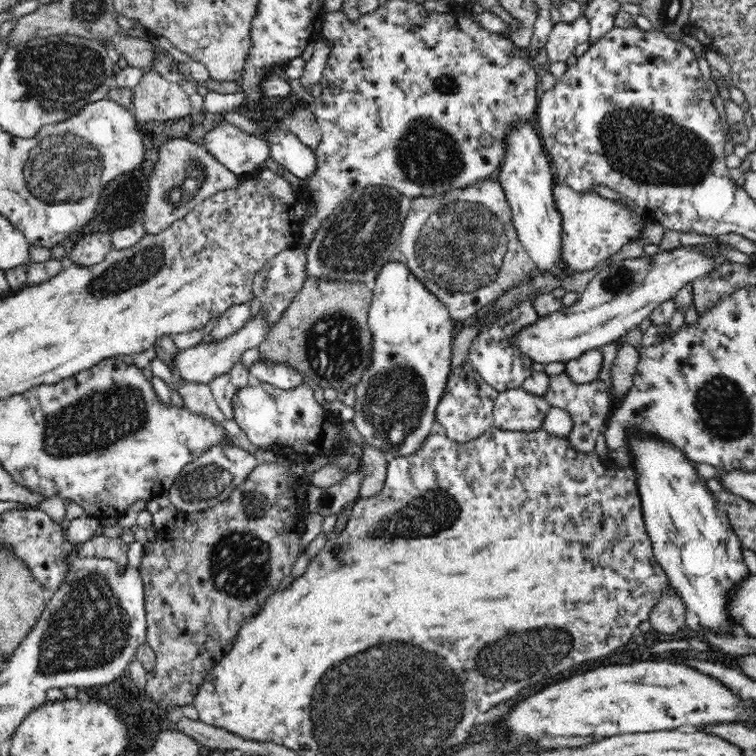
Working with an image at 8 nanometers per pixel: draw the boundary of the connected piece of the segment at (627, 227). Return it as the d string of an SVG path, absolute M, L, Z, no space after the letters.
M565 183L554 190L556 207L562 214L563 260L571 271L586 272L608 260L624 244L640 240L645 220L649 217L639 208L630 208L613 198L604 198L598 191L576 192Z

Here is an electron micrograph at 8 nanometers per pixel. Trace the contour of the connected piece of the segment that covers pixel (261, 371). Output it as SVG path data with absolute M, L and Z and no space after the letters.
M258 358L246 368L248 369L248 375L256 377L260 382L266 382L284 390L300 386L306 379L294 367L267 358L266 360Z

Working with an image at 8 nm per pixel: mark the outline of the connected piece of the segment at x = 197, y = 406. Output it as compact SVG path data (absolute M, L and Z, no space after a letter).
M174 379L173 383L175 389L172 390L182 397L184 406L192 412L212 416L213 421L220 424L225 420L224 413L220 410L209 385L179 379Z

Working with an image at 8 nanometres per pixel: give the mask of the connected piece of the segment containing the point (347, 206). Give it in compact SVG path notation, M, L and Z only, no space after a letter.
M374 186L356 190L344 201L318 226L312 242L305 246L306 282L330 280L370 284L380 268L393 260L411 199L396 189Z

